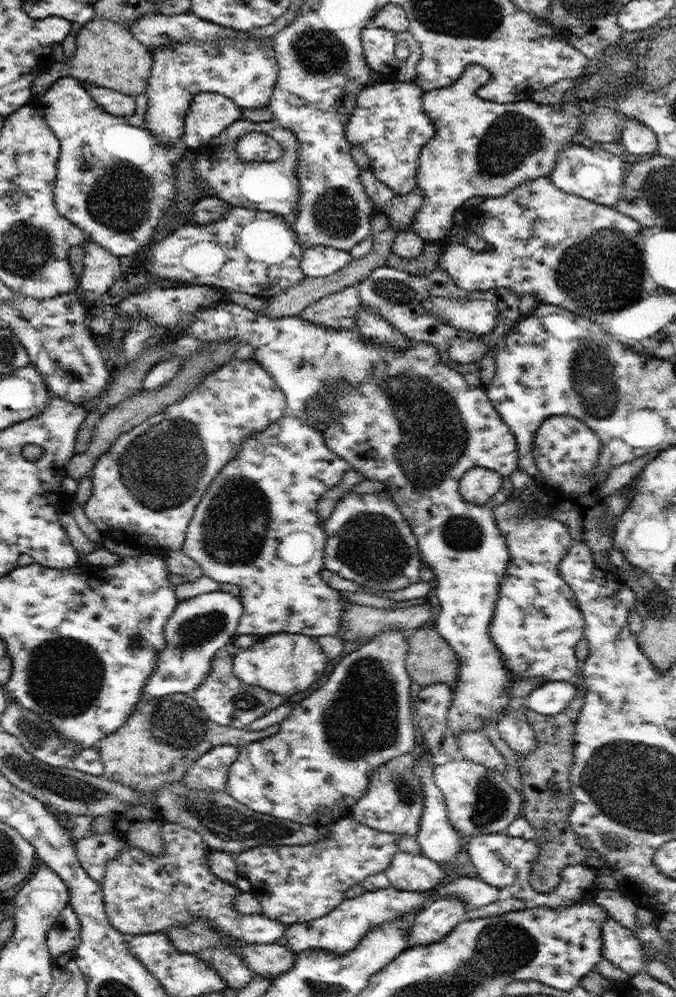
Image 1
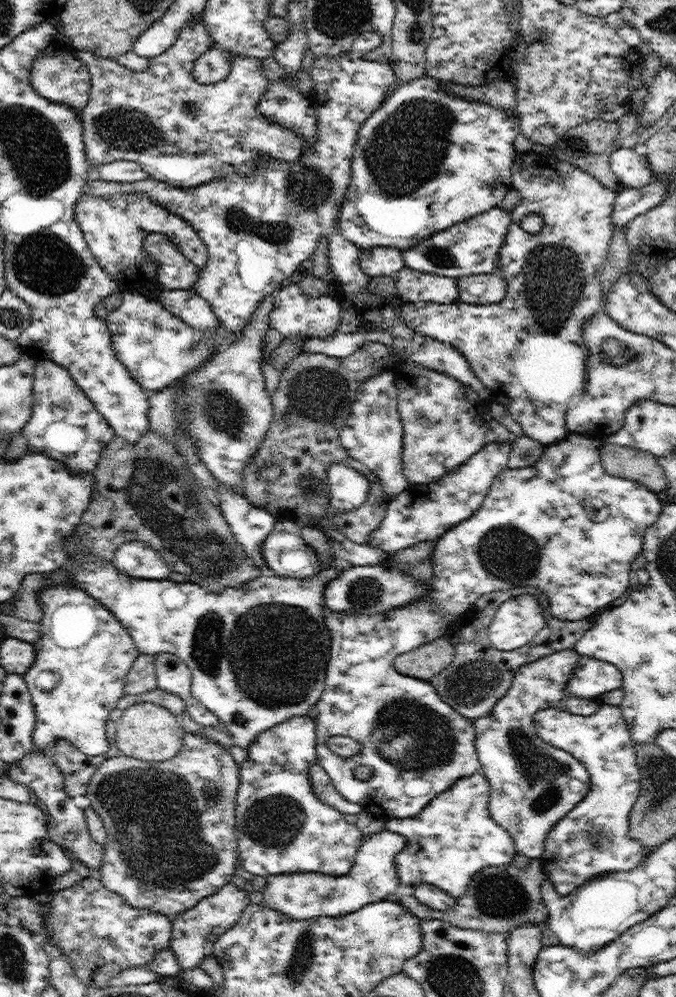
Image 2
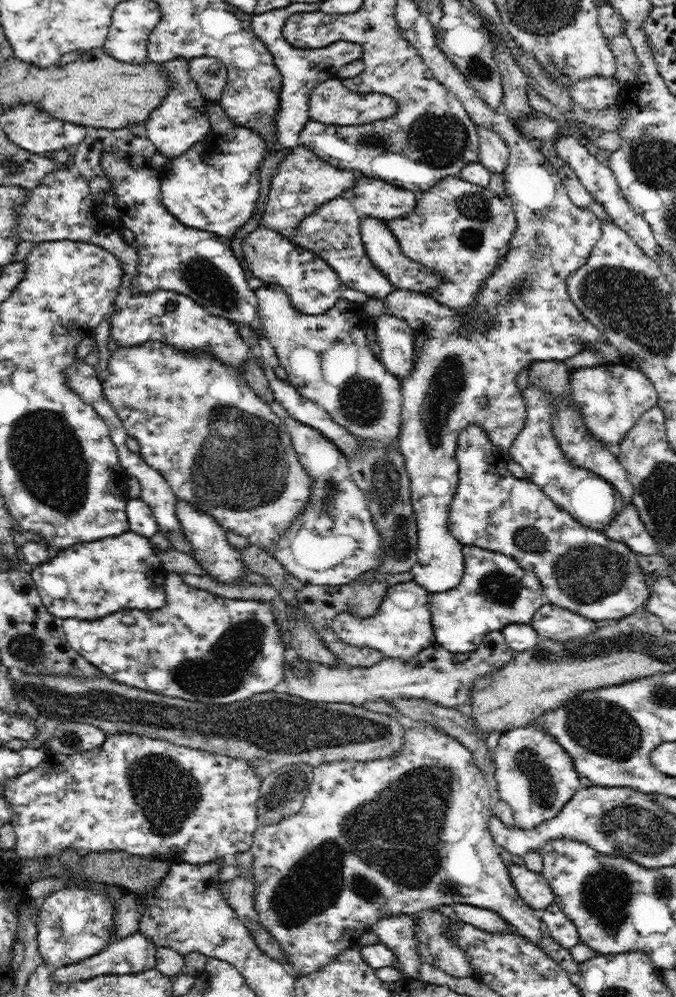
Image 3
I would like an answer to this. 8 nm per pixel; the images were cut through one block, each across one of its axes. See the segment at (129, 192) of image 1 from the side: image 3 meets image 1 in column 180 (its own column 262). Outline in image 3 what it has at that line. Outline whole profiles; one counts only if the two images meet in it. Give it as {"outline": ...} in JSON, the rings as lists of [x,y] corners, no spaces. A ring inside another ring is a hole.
{"outline":[[[235,125],[228,134],[219,134],[219,132],[210,130],[204,140],[196,142],[184,154],[170,158],[166,164],[161,166],[159,171],[162,178],[160,187],[162,204],[170,214],[174,215],[174,218],[190,228],[231,238],[252,218],[256,210],[260,194],[258,168],[264,160],[266,149],[266,141],[251,128]]]}

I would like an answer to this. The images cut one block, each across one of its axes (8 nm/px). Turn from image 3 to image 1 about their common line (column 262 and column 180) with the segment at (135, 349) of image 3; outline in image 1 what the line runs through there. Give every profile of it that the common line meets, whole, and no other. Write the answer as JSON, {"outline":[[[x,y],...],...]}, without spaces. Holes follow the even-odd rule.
{"outline":[[[256,359],[224,364],[218,371],[207,374],[188,396],[120,435],[100,456],[91,472],[92,493],[83,506],[85,514],[105,537],[118,544],[143,553],[156,552],[160,548],[180,550],[197,504],[220,469],[236,456],[248,437],[264,432],[286,414],[285,394]]]}

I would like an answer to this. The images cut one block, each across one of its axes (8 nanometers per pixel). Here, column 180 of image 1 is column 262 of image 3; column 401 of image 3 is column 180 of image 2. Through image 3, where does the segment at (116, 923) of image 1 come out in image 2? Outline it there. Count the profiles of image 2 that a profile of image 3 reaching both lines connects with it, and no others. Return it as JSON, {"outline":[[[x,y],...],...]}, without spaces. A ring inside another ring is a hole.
{"outline":[[[184,732],[184,744],[182,744],[180,752],[170,760],[146,762],[123,754],[108,758],[96,768],[85,795],[90,799],[91,808],[100,815],[104,826],[106,826],[107,840],[105,847],[103,847],[104,857],[102,857],[100,872],[97,873],[98,879],[110,892],[116,892],[116,894],[120,895],[121,900],[128,904],[128,907],[147,909],[167,916],[171,920],[192,909],[204,897],[216,893],[220,887],[237,881],[234,874],[236,874],[236,868],[240,866],[240,853],[238,852],[239,841],[236,837],[235,809],[237,808],[239,787],[239,764],[236,764],[229,749],[214,740],[191,732]]]}

